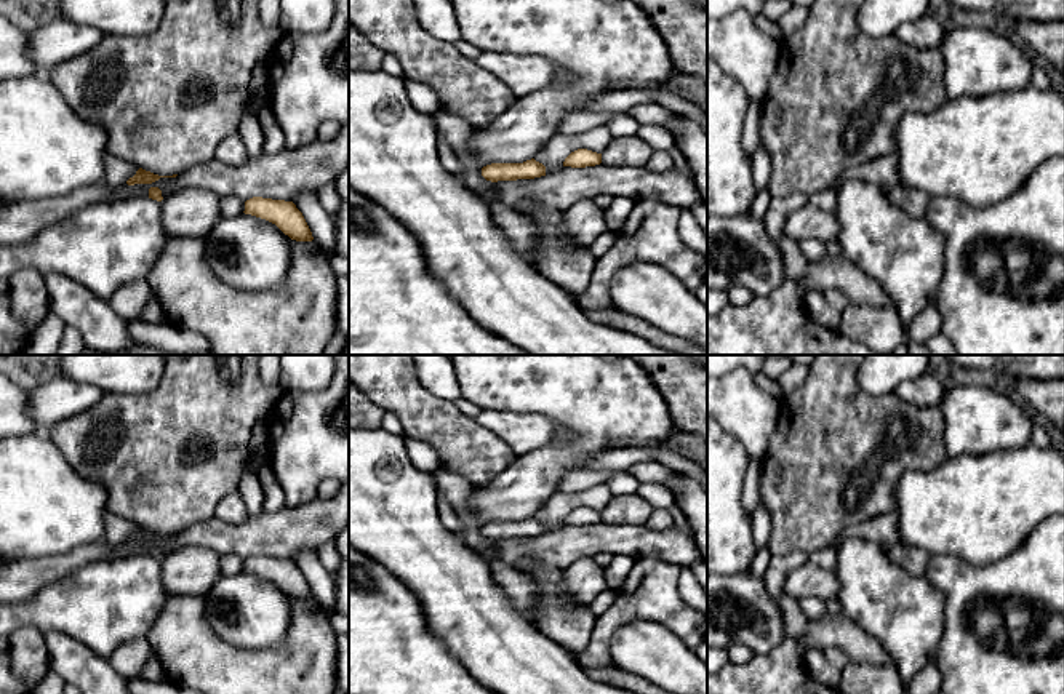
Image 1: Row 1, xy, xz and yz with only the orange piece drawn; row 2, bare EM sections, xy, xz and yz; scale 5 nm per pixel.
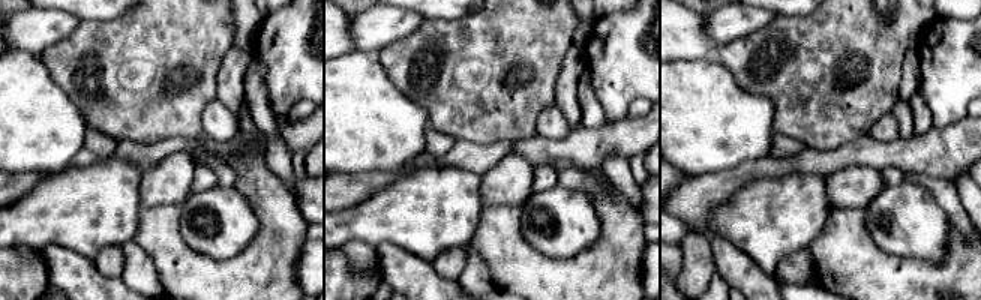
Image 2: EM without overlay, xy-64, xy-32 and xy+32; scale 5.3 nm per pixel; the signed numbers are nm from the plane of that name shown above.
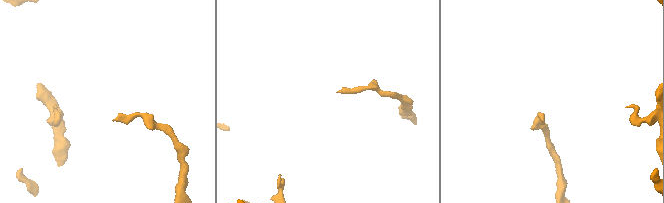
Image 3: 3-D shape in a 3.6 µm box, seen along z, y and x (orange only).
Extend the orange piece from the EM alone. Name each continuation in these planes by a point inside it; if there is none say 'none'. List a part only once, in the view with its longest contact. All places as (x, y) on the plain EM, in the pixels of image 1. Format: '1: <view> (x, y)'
none

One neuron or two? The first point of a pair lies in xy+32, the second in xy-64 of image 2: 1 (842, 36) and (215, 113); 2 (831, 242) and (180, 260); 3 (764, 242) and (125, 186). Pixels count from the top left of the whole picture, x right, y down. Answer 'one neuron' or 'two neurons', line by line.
1: two neurons
2: one neuron
3: one neuron

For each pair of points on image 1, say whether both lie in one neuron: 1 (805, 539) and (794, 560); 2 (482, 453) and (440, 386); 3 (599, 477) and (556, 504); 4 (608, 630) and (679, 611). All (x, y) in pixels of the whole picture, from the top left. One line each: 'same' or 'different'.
1: different
2: different
3: different
4: same

